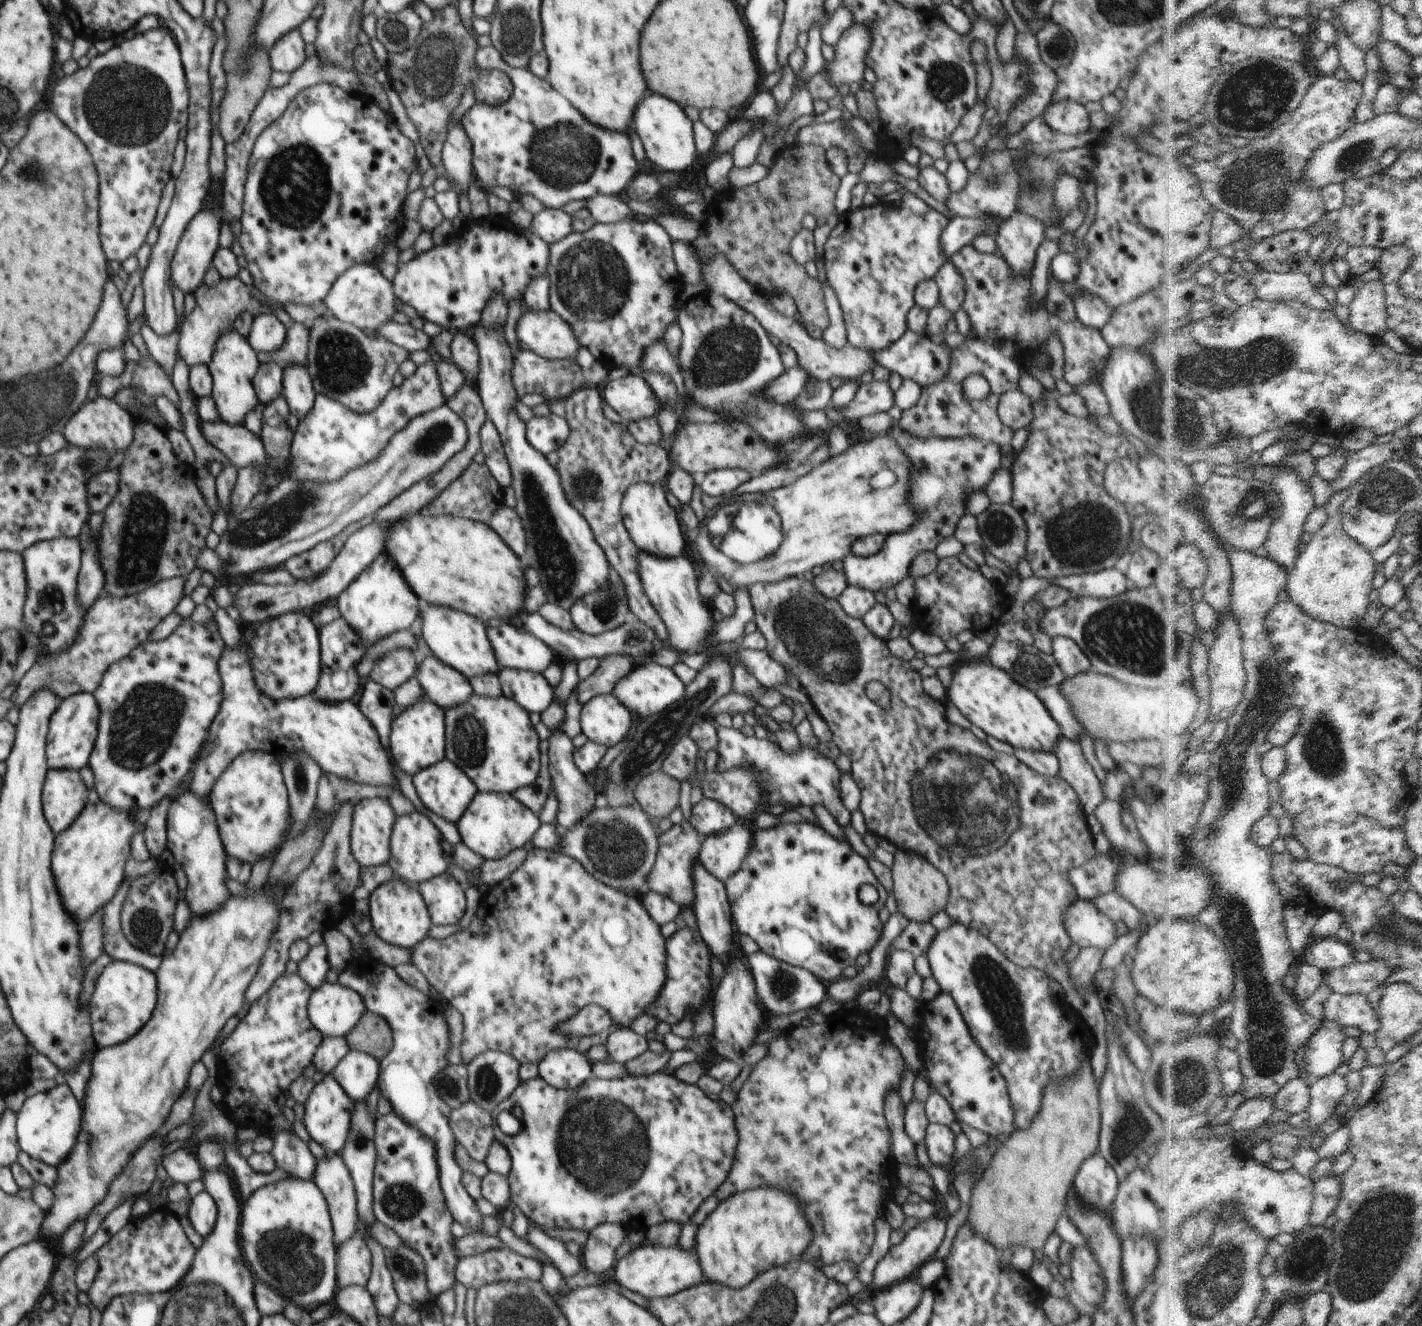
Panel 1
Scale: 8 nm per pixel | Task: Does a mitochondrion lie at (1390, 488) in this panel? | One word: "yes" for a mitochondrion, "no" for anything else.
yes

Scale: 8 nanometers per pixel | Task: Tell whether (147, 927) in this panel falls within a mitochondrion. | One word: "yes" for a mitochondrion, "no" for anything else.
yes

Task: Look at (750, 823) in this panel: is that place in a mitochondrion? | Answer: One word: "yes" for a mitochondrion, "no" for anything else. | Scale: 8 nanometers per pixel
no

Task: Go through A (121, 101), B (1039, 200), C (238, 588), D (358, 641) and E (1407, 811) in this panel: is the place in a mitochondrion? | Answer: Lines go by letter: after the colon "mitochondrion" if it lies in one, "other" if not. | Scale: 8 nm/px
A: mitochondrion
B: mitochondrion
C: other
D: other
E: other

